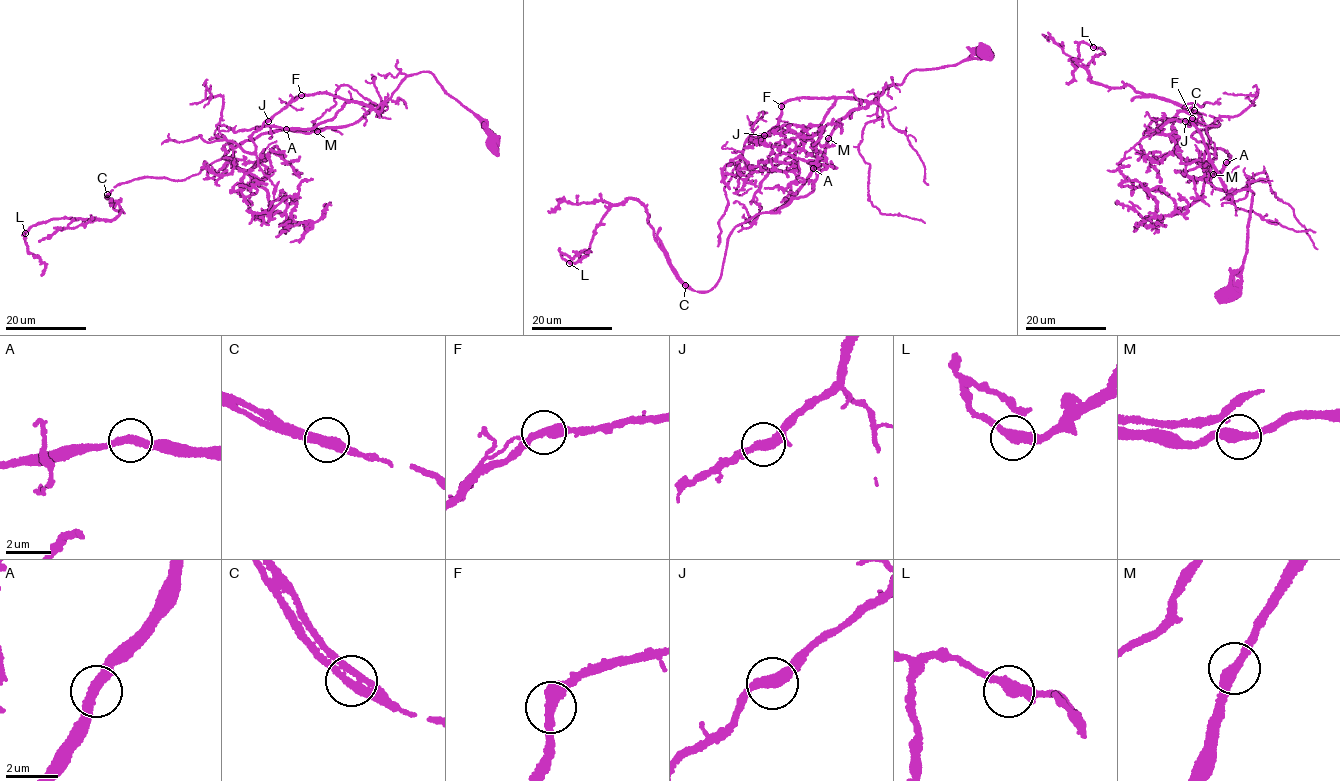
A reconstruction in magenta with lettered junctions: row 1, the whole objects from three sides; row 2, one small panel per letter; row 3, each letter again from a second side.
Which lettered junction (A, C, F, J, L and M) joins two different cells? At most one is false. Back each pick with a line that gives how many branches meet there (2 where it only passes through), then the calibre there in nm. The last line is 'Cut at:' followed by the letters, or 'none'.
C: 2 branches meet; 360 nm thick
Cut at: C

